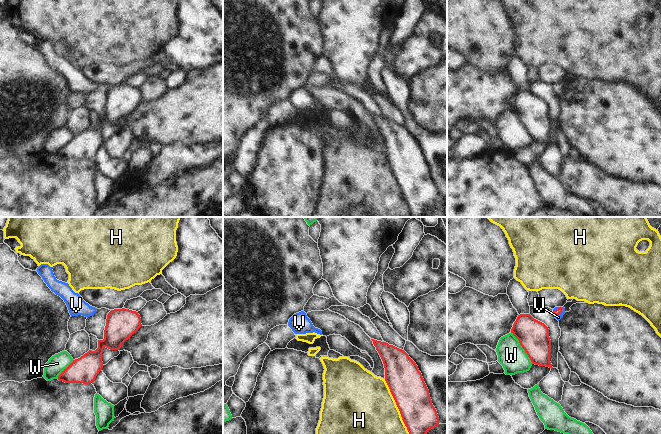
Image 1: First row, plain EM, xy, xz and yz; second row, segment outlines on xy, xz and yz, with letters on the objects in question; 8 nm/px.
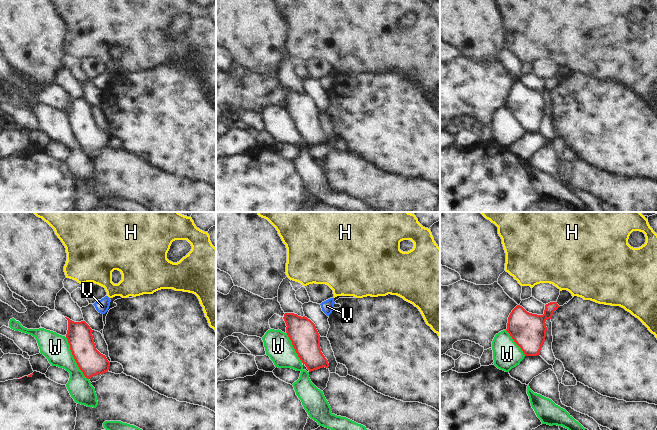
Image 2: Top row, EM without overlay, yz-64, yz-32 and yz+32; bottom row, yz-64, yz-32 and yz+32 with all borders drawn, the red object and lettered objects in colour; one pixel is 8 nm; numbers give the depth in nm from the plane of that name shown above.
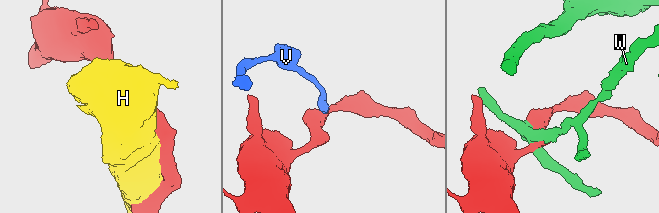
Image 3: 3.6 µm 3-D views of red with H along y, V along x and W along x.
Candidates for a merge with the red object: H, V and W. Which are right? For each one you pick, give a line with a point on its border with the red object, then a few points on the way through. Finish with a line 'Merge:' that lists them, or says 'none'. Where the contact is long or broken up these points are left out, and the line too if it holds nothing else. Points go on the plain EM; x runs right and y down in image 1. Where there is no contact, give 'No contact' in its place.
V: Touches red at yz (560, 89). Path across: yz (558, 87), (560, 89), (558, 93)
Merge: V.

